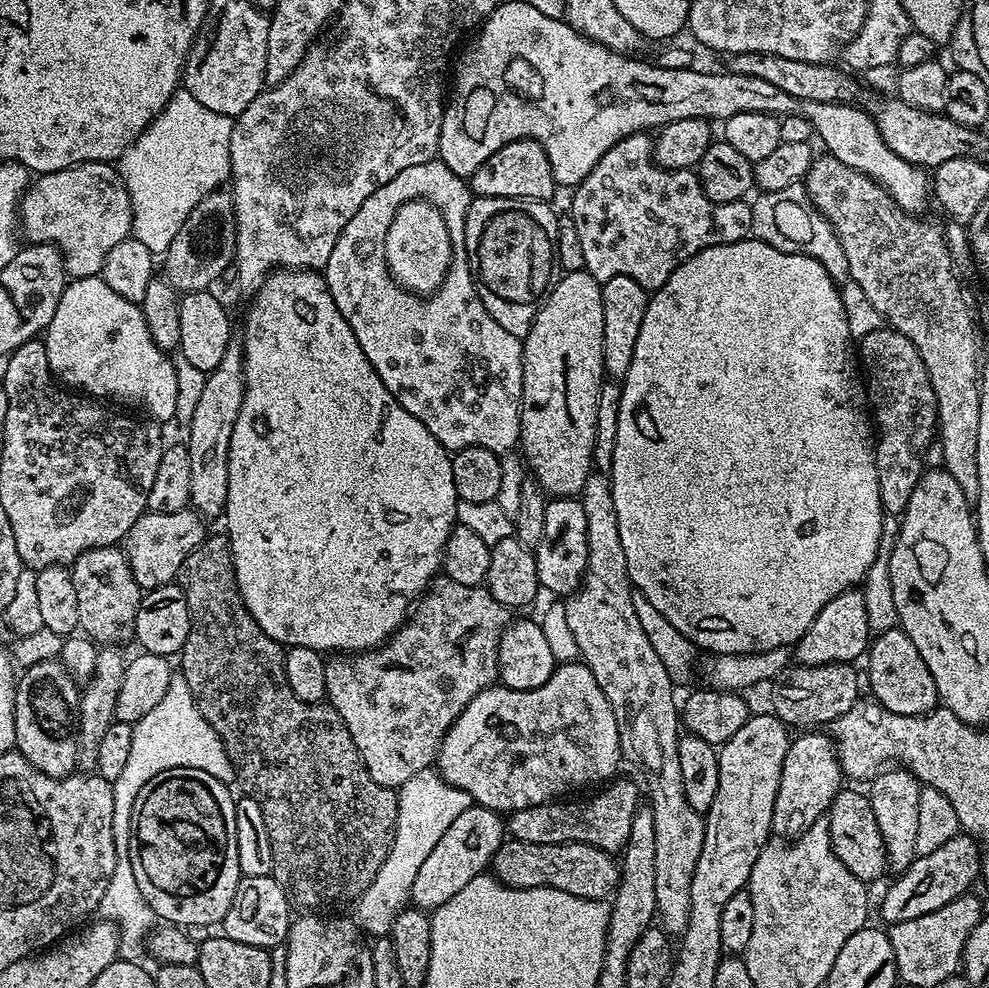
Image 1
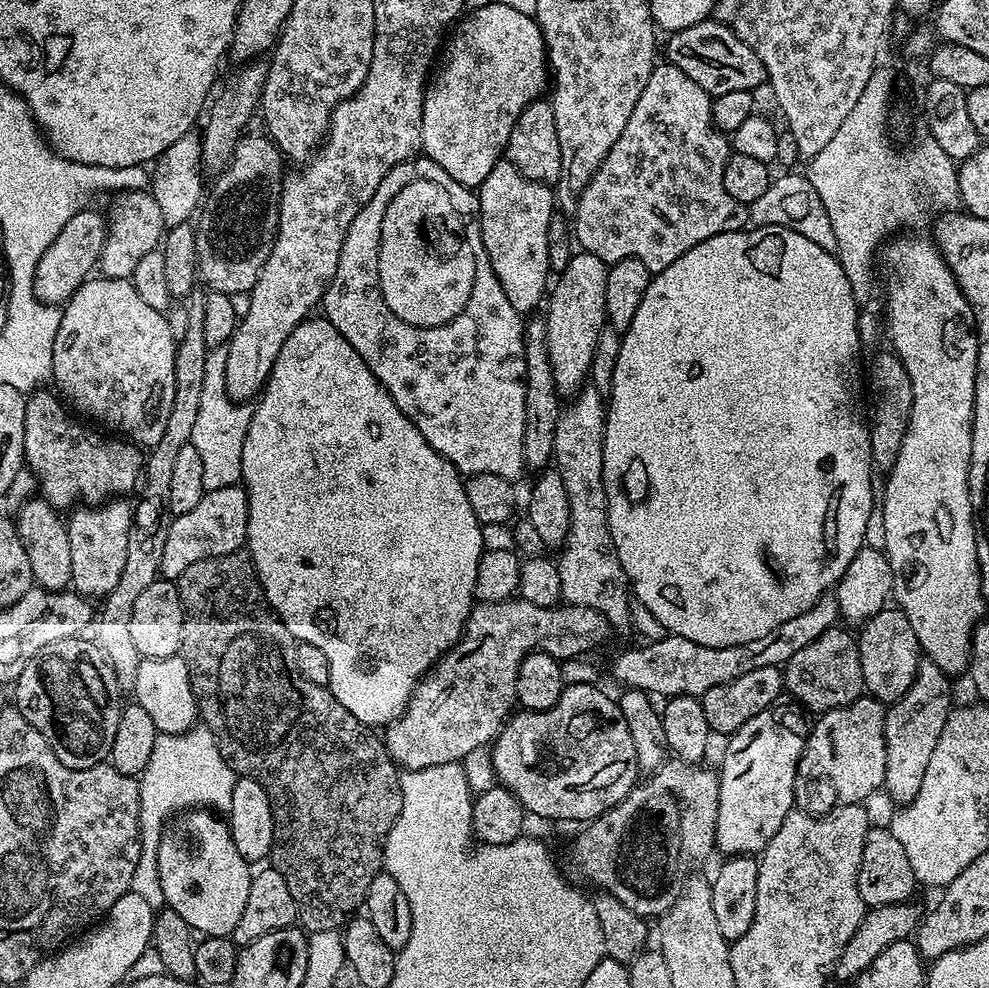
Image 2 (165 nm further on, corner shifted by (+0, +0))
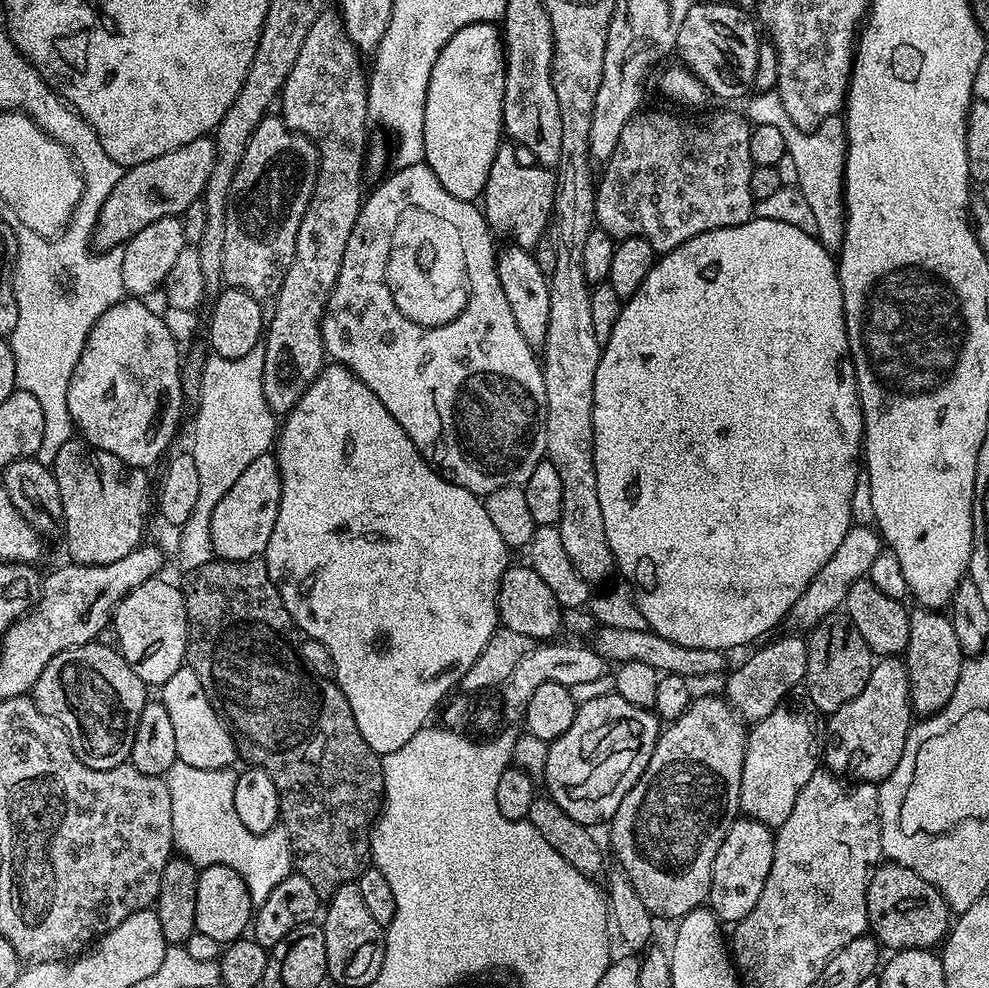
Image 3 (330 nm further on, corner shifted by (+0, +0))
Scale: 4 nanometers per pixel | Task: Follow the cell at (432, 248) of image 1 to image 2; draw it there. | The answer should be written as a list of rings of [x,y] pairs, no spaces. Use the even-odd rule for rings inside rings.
[[[416,180],[394,196],[383,214],[378,254],[379,288],[390,310],[408,325],[436,328],[448,324],[469,302],[476,277],[476,252],[468,243],[448,232],[450,220],[444,214],[449,216],[452,208],[450,194],[444,187],[429,180]]]

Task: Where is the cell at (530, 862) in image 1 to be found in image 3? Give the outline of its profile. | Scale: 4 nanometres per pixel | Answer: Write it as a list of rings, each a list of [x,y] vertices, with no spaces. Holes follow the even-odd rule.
[[[697,695],[688,709],[661,731],[654,754],[650,754],[650,762],[640,775],[640,783],[629,790],[626,798],[622,798],[610,821],[615,863],[630,878],[634,890],[638,890],[638,898],[642,898],[646,910],[650,910],[656,918],[665,916],[675,921],[707,901],[714,854],[718,854],[722,838],[726,838],[740,812],[742,766],[748,745],[746,724],[727,699],[717,696]],[[660,776],[664,776],[668,784],[674,783],[676,776],[680,776],[681,782],[692,784],[692,788],[647,788],[646,784],[658,783]]]

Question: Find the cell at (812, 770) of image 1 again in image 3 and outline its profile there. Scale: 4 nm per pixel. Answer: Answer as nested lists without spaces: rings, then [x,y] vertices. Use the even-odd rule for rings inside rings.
[[[899,655],[877,659],[862,694],[850,698],[846,706],[827,717],[823,763],[837,774],[853,776],[853,781],[879,785],[898,766],[913,723],[907,663]]]

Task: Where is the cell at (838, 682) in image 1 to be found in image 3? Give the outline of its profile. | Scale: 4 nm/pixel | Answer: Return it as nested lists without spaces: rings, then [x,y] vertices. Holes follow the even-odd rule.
[[[840,610],[822,618],[822,622],[818,622],[811,629],[807,642],[808,657],[806,674],[802,681],[803,691],[808,691],[805,692],[807,699],[812,700],[822,714],[837,712],[839,708],[846,706],[846,702],[850,702],[850,698],[862,694],[866,682],[870,682],[873,652],[854,626],[854,622]]]

